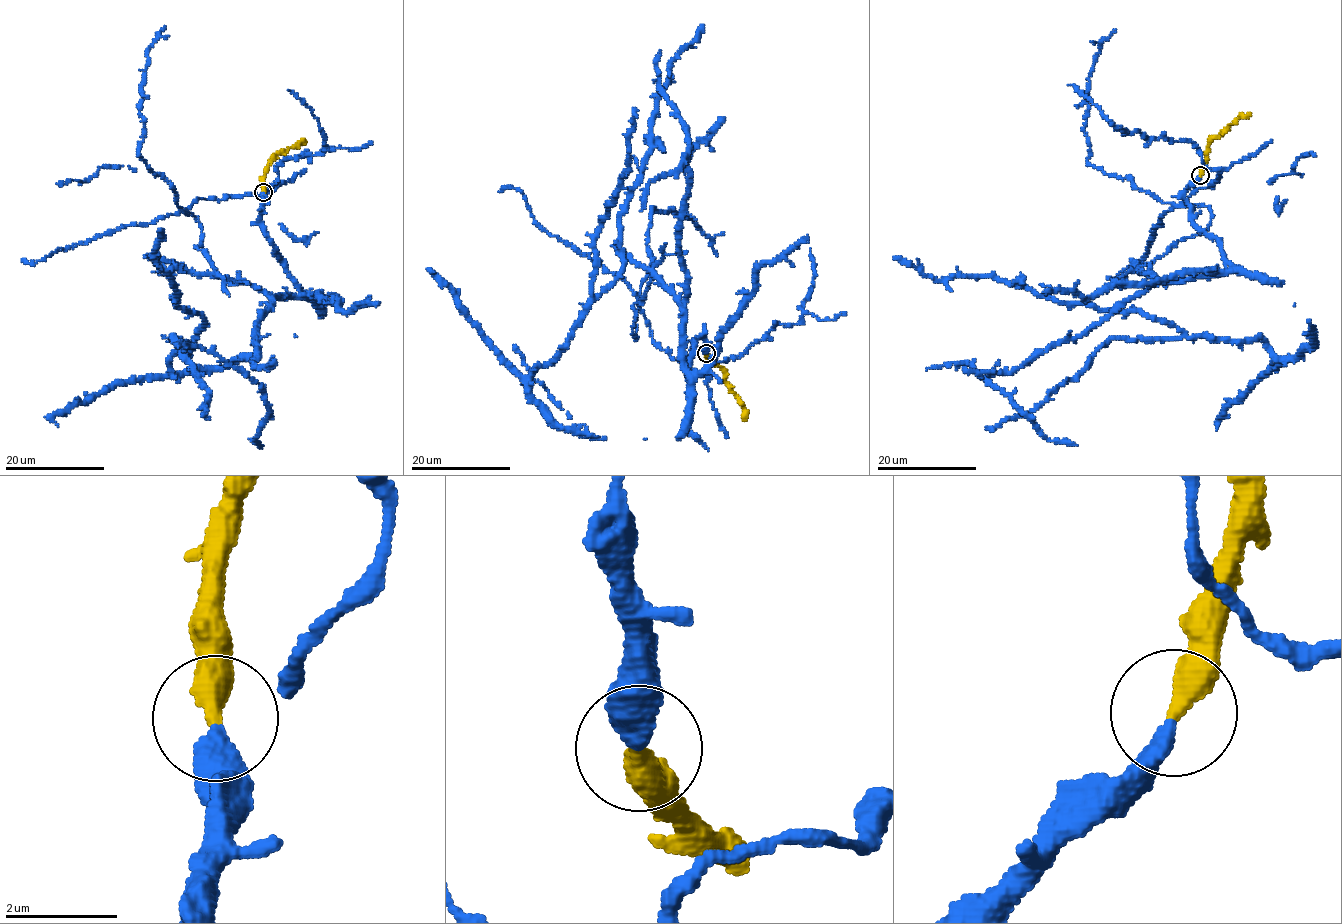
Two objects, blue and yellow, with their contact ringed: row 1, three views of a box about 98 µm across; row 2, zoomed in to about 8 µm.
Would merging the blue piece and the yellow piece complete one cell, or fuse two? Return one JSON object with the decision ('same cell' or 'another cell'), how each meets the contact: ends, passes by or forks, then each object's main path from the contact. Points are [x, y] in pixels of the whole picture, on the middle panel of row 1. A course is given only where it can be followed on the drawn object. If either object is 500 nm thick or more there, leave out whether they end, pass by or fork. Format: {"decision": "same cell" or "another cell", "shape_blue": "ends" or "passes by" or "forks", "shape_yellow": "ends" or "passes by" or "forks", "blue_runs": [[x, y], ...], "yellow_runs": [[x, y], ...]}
{"decision": "same cell", "shape_blue": "ends", "shape_yellow": "ends", "blue_runs": [[706, 353], [688, 388], [653, 271], [632, 335], [639, 307], [703, 373], [799, 321], [810, 249]], "yellow_runs": [[706, 353], [723, 370], [727, 388], [744, 409], [744, 421]]}

